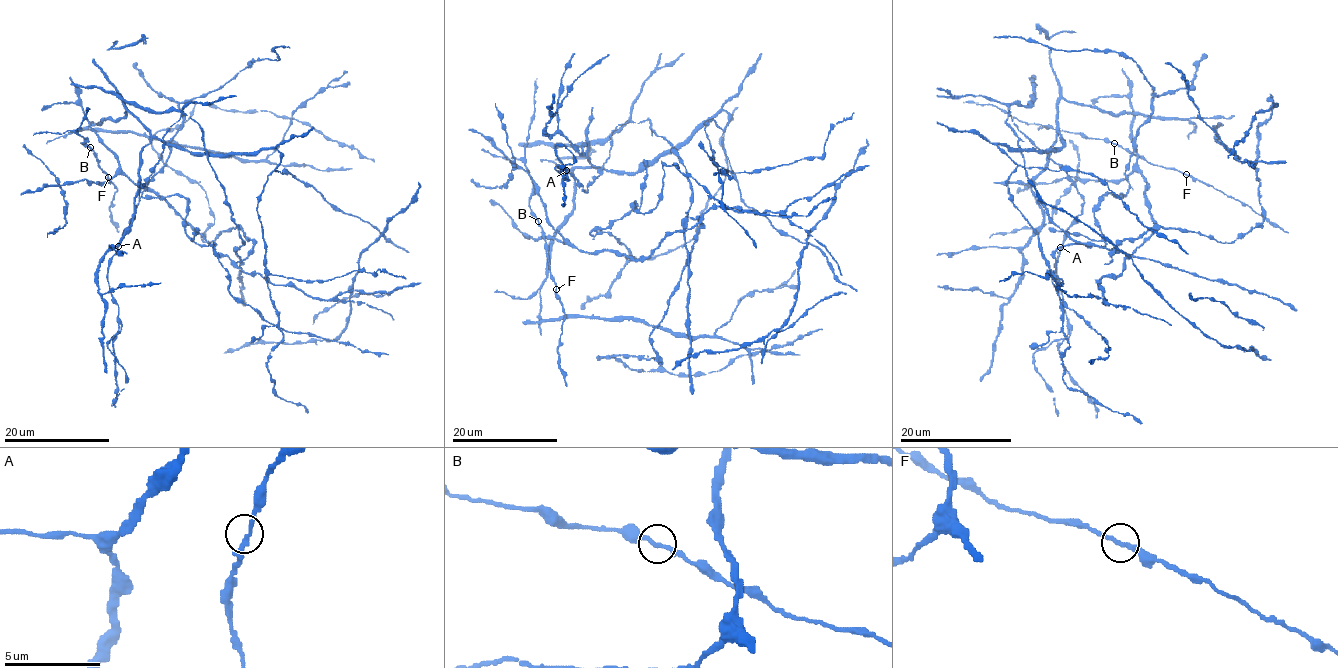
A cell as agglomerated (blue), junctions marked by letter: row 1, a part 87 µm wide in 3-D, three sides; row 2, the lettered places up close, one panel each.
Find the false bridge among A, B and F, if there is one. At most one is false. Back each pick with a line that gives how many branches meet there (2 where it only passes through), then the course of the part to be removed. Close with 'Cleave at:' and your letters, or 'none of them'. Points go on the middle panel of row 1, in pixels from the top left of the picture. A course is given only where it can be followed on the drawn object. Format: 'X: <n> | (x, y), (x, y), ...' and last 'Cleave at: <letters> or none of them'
Cleave at: none of them

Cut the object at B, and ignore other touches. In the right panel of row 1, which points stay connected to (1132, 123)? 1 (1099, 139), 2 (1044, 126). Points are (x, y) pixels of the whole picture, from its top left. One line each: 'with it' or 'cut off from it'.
1: cut off from it
2: cut off from it

